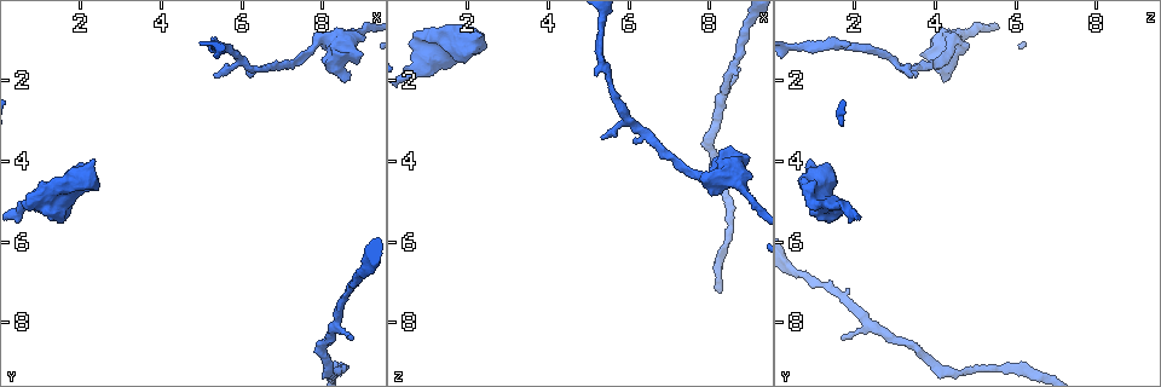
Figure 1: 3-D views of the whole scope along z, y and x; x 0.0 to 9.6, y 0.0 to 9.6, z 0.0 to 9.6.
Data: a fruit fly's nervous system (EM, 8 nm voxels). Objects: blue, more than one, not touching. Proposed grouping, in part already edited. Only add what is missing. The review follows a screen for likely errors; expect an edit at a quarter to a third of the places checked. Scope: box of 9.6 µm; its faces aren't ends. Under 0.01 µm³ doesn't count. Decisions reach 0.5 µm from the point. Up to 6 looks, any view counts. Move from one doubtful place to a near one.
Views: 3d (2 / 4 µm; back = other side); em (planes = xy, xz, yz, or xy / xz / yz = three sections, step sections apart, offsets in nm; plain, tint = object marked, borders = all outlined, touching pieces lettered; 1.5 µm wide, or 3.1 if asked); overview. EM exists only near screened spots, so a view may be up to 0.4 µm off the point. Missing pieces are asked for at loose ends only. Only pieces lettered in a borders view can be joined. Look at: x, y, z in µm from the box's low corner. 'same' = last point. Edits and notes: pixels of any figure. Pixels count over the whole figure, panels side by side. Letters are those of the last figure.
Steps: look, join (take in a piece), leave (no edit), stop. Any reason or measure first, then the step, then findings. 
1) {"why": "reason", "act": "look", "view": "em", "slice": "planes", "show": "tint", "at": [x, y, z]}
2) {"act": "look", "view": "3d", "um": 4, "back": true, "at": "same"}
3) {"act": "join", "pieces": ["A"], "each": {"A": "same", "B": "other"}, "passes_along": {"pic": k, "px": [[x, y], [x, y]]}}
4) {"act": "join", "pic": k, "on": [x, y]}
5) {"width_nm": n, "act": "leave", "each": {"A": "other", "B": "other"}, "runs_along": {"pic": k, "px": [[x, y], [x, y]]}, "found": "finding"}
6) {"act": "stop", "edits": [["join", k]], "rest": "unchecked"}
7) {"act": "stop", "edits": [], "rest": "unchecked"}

{"why": "an open end", "act": "look", "view": "em", "slice": "planes", "show": "borders", "at": [0.80, 4.75, 0.95]}

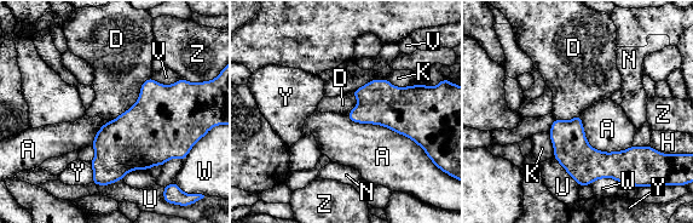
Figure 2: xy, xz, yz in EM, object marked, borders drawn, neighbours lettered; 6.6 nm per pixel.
{"act": "leave", "each": {"A": "other", "D": "other", "H": "other", "K": "other", "N": "other", "U": "other", "V": "other", "W": "other", "Y": "other", "Z": "other"}, "border": {"pic": 2, "px": [[346, 116], [383, 125], [423, 150]]}, "found": "no lettered piece goes on from it"}

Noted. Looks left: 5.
{"why": "tapers out", "act": "look", "view": "em", "slice": "xz", "step": 4, "show": "borders", "at": [5.35, 1.95, 3.40]}

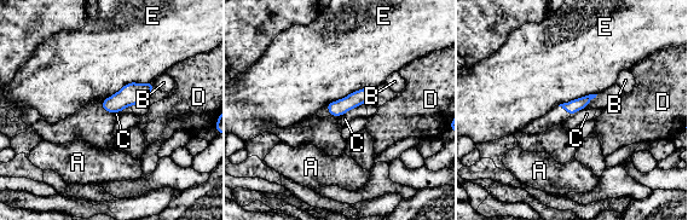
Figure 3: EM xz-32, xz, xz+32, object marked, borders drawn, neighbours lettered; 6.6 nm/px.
{"act": "leave", "each": {"A": "other", "B": "other", "C": "other", "D": "other", "E": "other"}, "runs_along": {"pic": 3, "px": [[373, 91], [336, 108], [331, 113]]}, "found": "none of them fits"}

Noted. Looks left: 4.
{"why": "branch stops here", "act": "look", "view": "3d", "um": 4, "at": [8.70, 8.40, 1.75]}

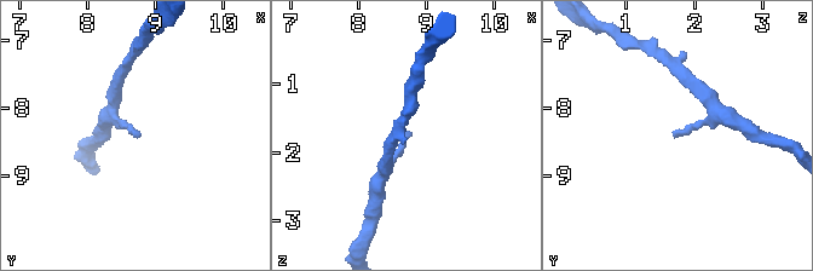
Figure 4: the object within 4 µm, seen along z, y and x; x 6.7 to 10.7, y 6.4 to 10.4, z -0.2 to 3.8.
{"why": "now the EM", "act": "look", "view": "em", "slice": "yz", "step": 8, "show": "borders", "at": [8.75, 8.40, 1.70]}

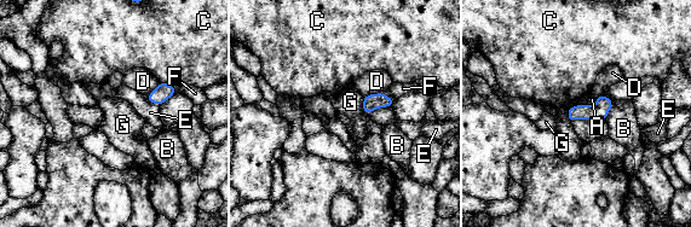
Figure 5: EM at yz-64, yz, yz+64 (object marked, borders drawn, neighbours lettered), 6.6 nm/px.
{"width_nm": 100, "act": "leave", "each": {"A": "other", "B": "other", "C": "other", "D": "other", "E": "other", "F": "other", "G": "other"}, "border": {"pic": 5, "px": [[160, 81], [173, 86]]}, "found": "no lettered piece goes on from it"}

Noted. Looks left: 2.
{"act": "stop", "edits": [], "rest": "unchecked"}

